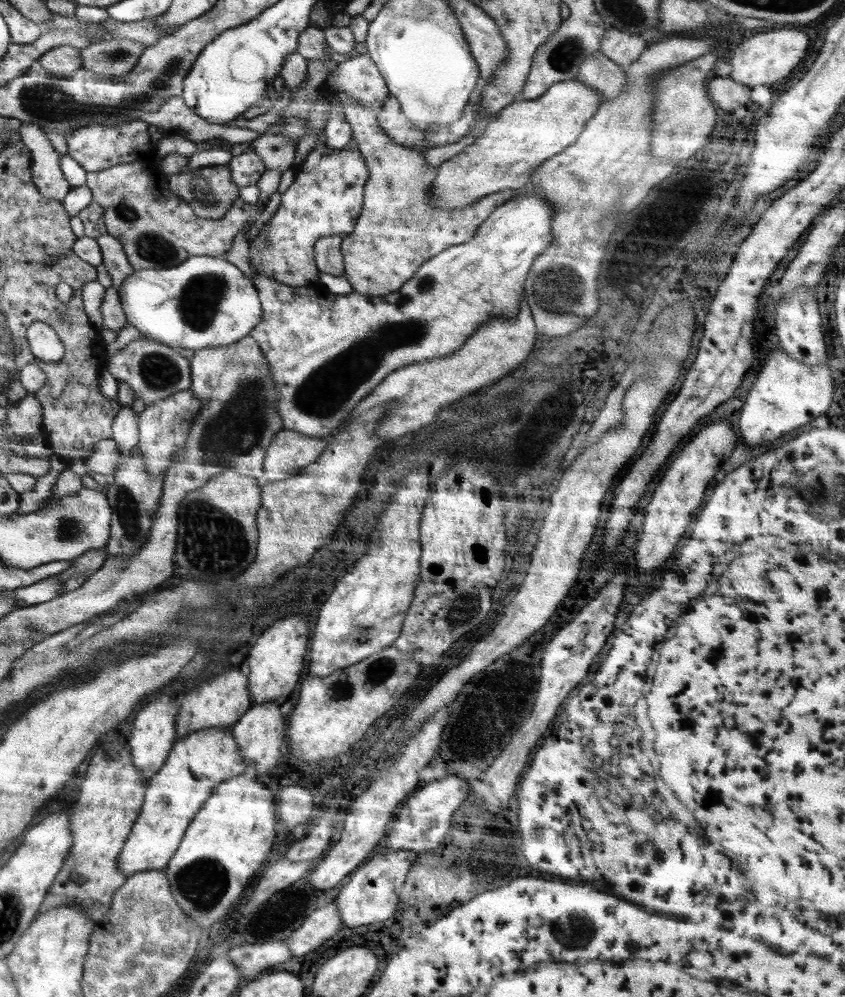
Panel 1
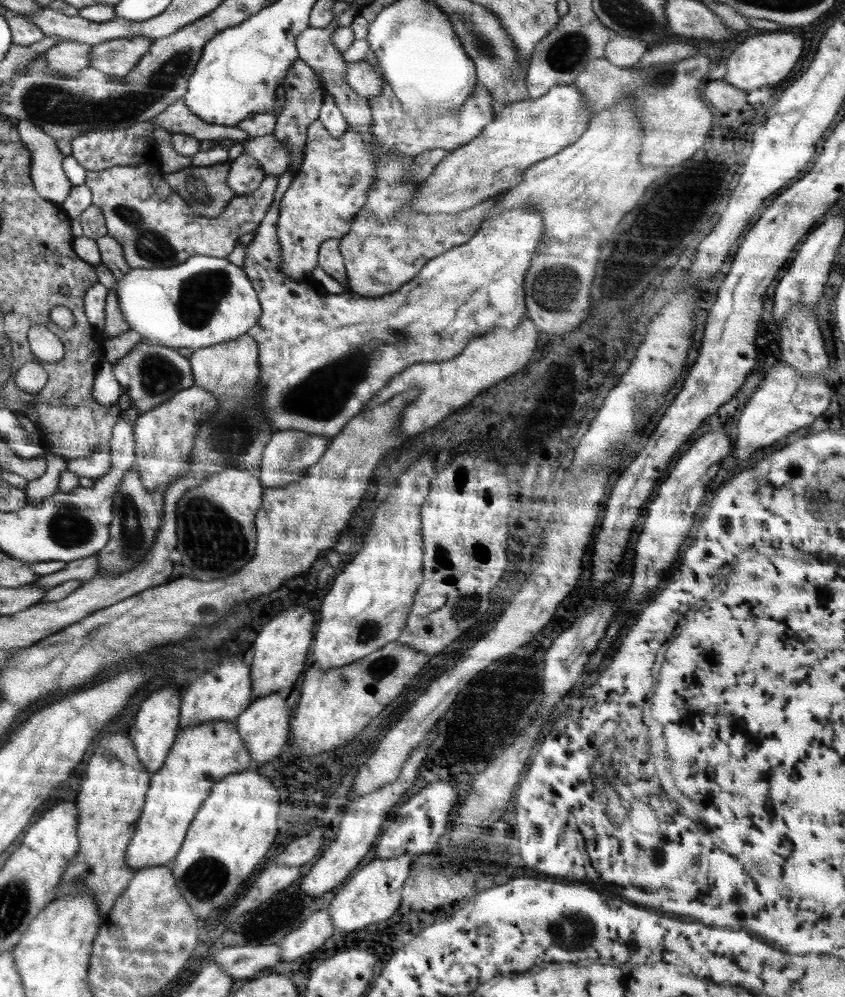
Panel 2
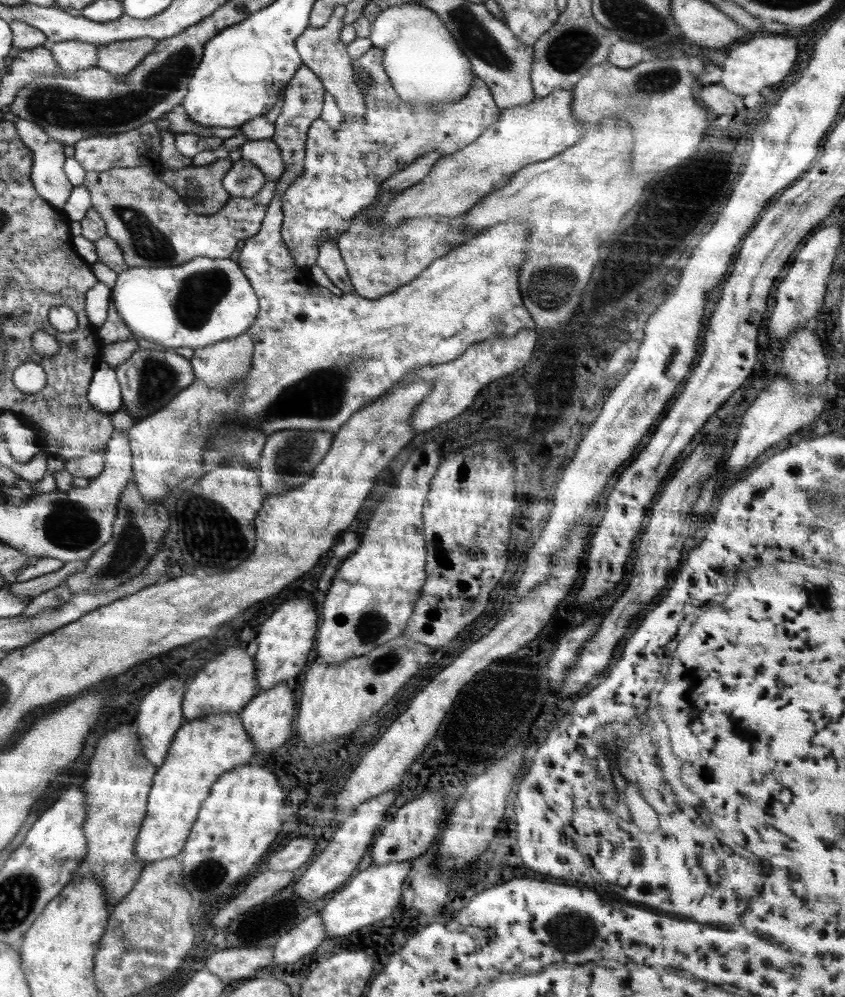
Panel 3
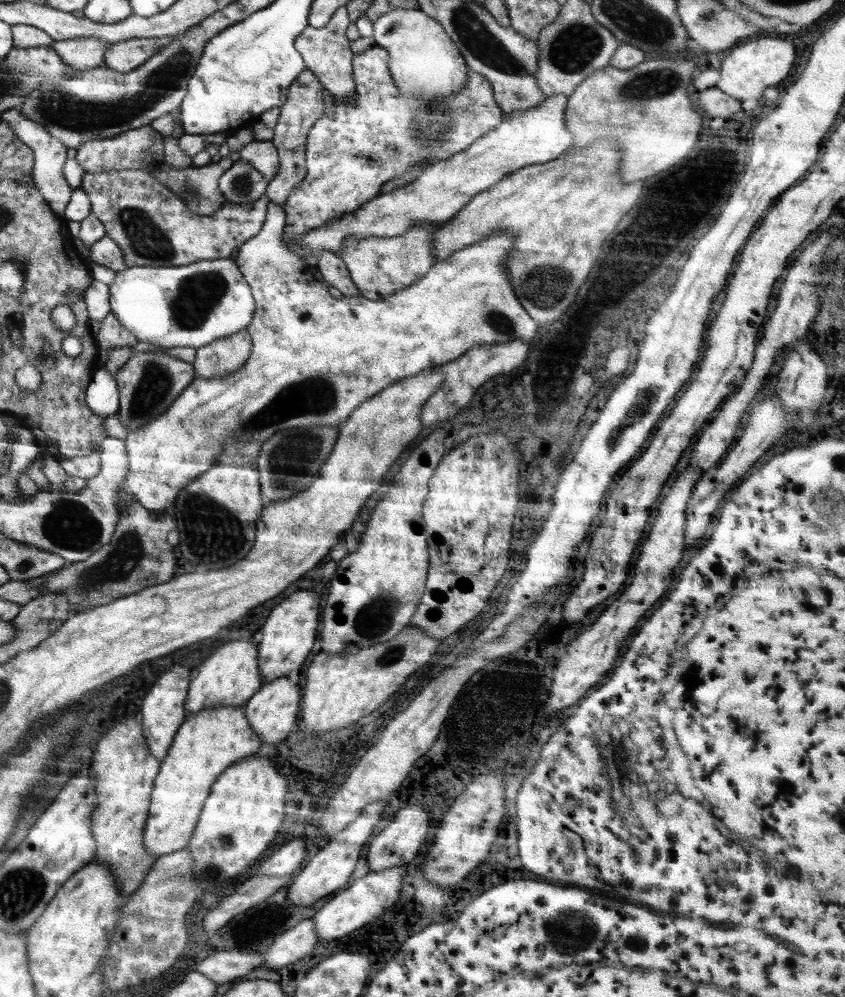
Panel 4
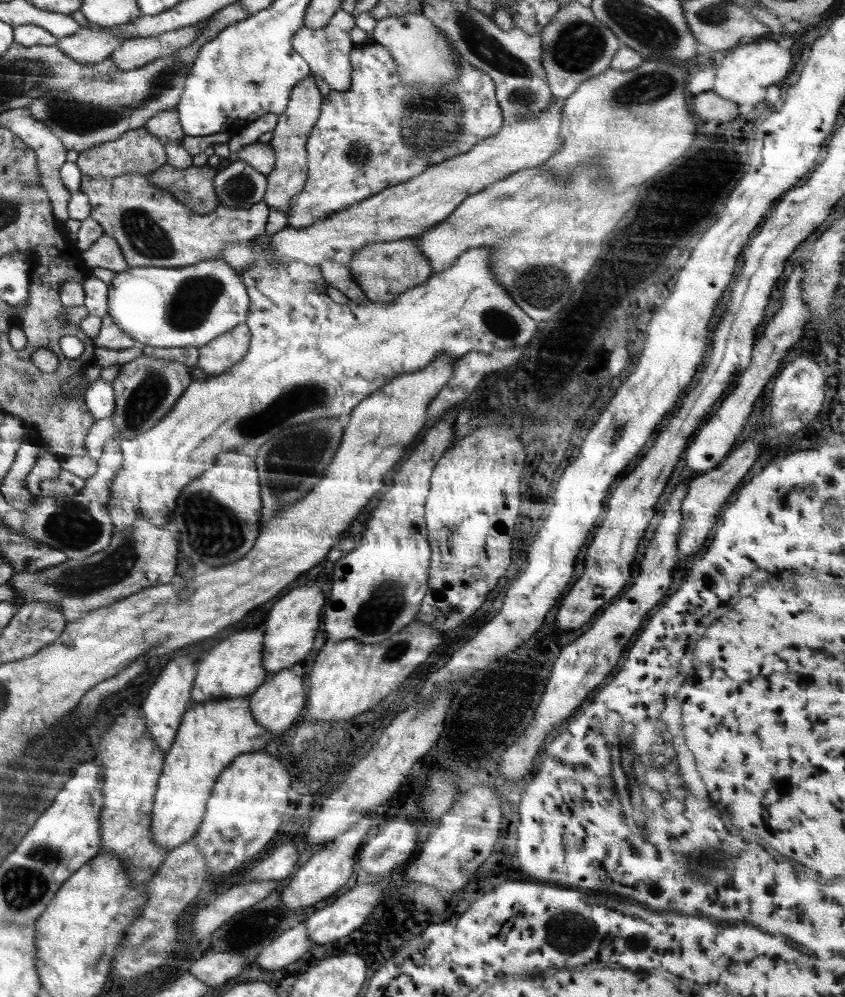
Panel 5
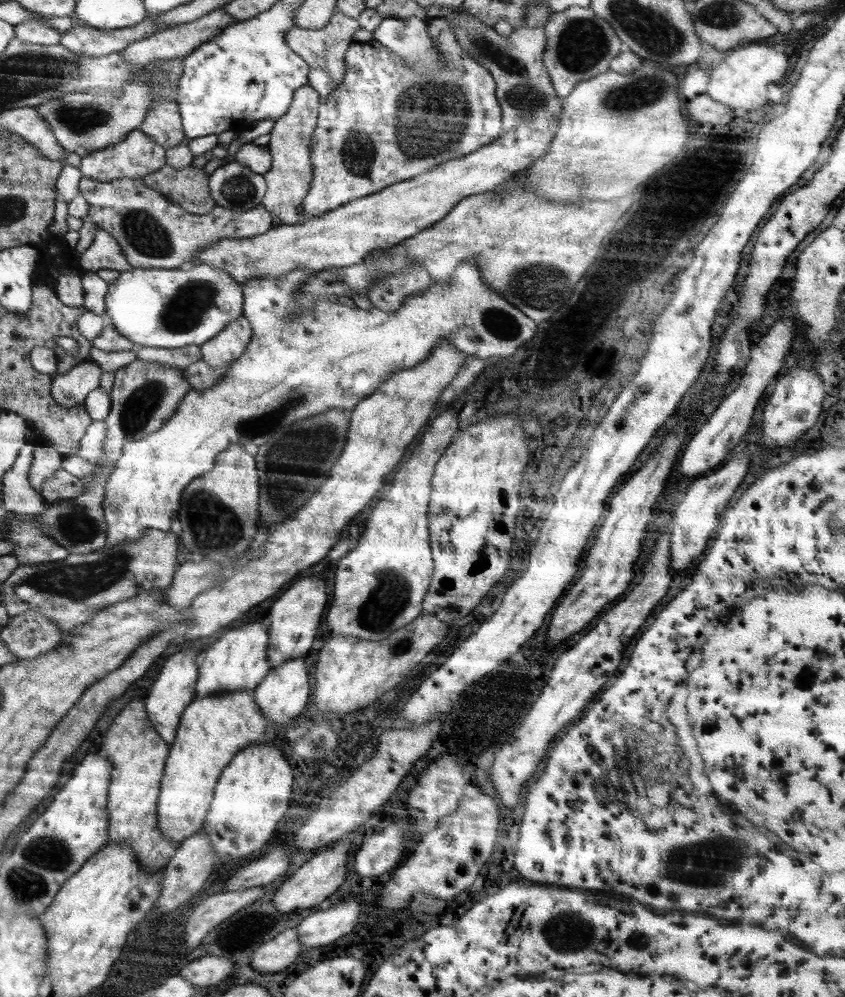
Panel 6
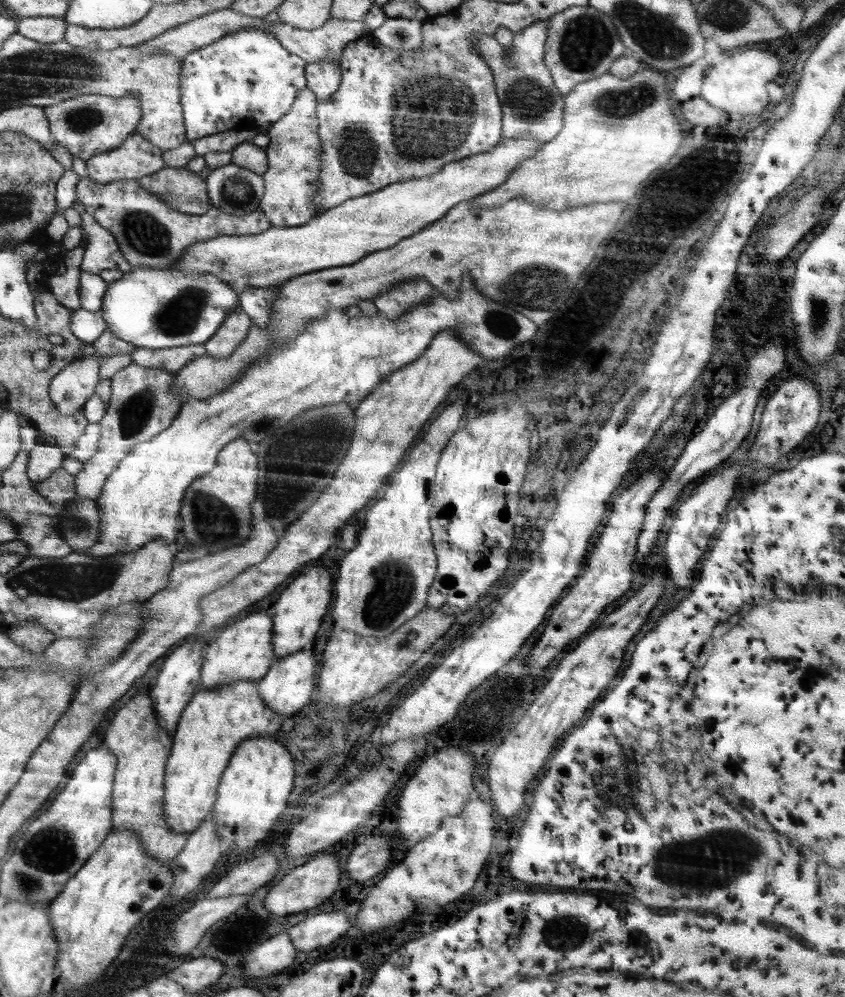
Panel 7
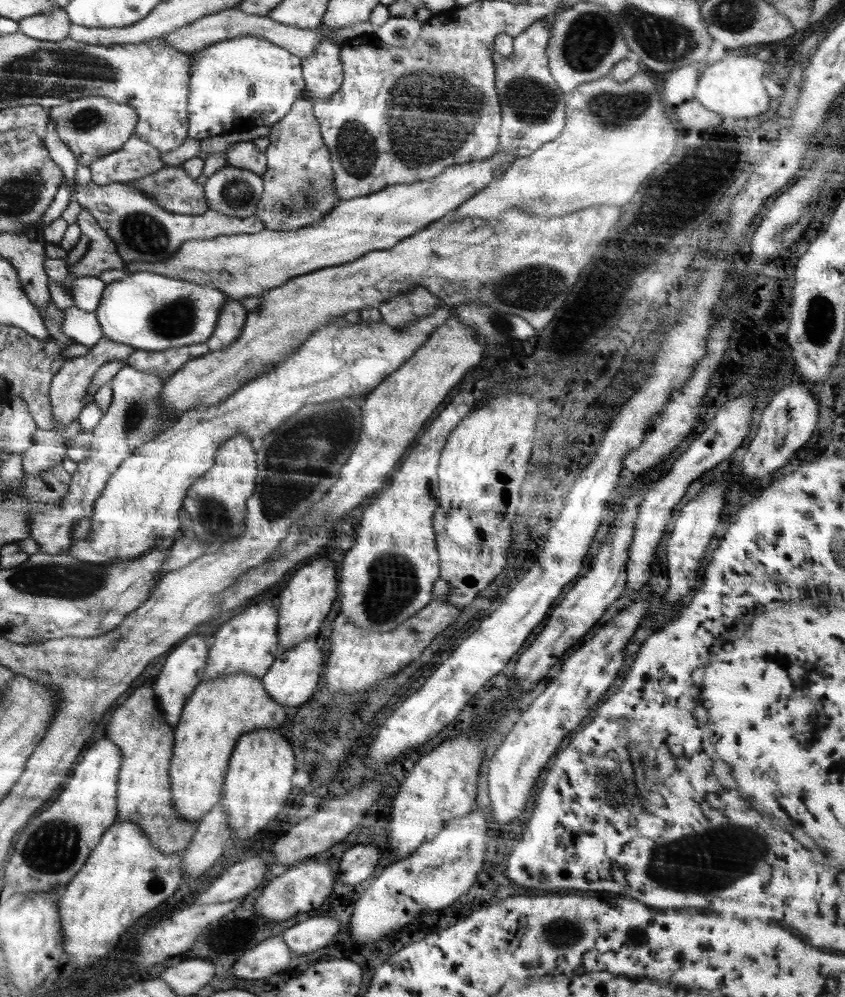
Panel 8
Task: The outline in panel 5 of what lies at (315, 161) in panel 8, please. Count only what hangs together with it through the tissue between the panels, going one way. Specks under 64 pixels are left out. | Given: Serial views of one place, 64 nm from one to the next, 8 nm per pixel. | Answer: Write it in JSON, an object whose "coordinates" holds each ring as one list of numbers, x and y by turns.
{"coordinates":[[309,74,292,89,286,110,279,115,269,143,276,153,276,166,267,176,267,189,263,202,268,205,269,209,280,210,286,216,290,211,292,199,300,195,308,179,307,141,320,116,321,106,325,100,315,80,316,77]]}

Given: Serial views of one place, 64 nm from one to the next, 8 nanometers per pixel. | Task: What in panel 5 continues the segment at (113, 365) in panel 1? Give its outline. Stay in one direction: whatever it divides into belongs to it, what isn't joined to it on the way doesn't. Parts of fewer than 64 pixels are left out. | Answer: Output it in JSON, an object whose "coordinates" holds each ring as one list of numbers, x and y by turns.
{"coordinates":[[140,353,138,358,121,365,118,376,113,380,116,404,112,422,119,438,116,441,130,440,144,434,164,419,172,411,183,392,191,383,191,367,175,360,162,360]]}

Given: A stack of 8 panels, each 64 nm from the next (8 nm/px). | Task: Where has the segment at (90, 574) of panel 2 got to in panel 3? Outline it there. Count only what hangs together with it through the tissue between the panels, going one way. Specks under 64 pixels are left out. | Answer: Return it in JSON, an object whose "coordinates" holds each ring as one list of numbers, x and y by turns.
{"coordinates":[[74,560,66,562,66,566,62,567,59,571,54,571,26,582,6,584,4,587,11,590,17,598,33,599,35,596,63,584,69,574,81,571,85,567,86,561,87,560]]}

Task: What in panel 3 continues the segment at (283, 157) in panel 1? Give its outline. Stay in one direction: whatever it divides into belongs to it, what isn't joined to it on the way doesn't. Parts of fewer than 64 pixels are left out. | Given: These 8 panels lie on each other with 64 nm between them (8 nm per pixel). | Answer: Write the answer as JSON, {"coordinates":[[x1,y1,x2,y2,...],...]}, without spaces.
{"coordinates":[[272,137,246,141,240,152,244,160,252,161,260,169,267,182,276,182,284,174,282,152]]}

